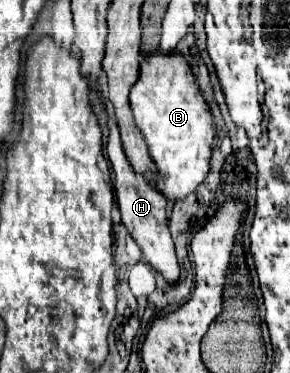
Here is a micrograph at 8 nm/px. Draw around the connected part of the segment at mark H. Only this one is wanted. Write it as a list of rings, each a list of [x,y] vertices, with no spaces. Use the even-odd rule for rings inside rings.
[[[109,122],[109,142],[107,142],[107,156],[115,172],[115,198],[121,212],[121,222],[131,234],[131,238],[137,242],[137,246],[143,252],[143,258],[169,282],[177,284],[179,280],[179,262],[175,256],[175,246],[167,228],[167,216],[165,216],[165,196],[157,192],[155,186],[151,186],[141,174],[137,174],[131,164],[125,158],[119,128]]]

